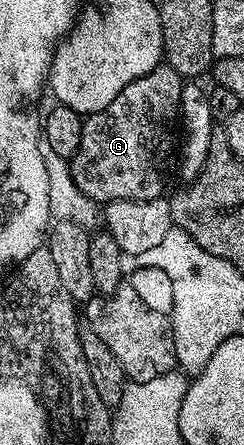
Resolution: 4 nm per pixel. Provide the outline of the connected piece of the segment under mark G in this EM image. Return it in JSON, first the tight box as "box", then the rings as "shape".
{"box":[69,64,182,204],"shape":[[[162,64],[147,72],[147,76],[139,76],[139,80],[127,84],[107,108],[84,119],[83,140],[69,164],[71,176],[83,196],[98,204],[108,204],[115,200],[155,200],[166,193],[165,165],[169,162],[169,153],[175,150],[173,129],[176,131],[179,126],[182,85],[181,74]]]}

